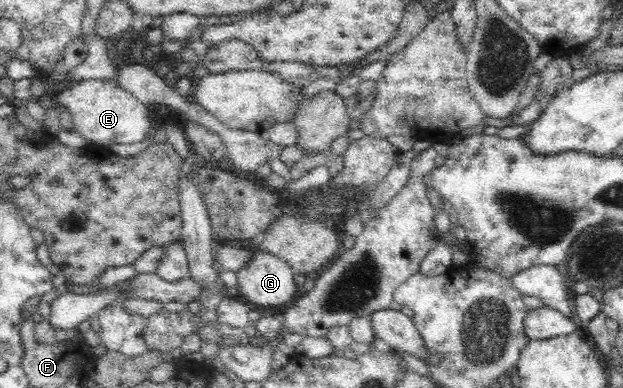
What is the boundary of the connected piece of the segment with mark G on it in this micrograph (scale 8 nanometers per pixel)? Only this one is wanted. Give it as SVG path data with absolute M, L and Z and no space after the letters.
M260 250L237 271L236 288L244 300L256 305L282 307L292 303L300 288L293 277L288 262Z

